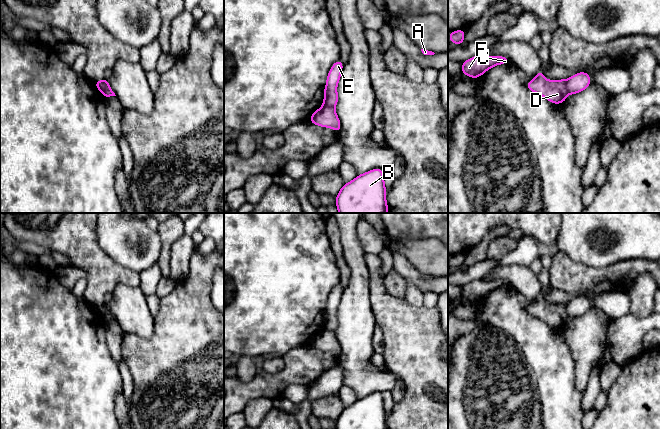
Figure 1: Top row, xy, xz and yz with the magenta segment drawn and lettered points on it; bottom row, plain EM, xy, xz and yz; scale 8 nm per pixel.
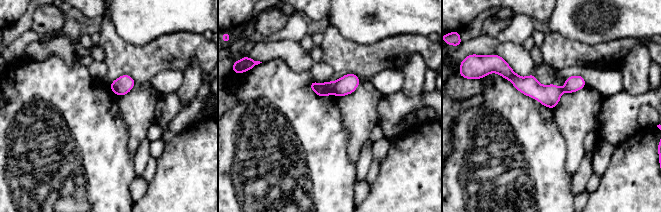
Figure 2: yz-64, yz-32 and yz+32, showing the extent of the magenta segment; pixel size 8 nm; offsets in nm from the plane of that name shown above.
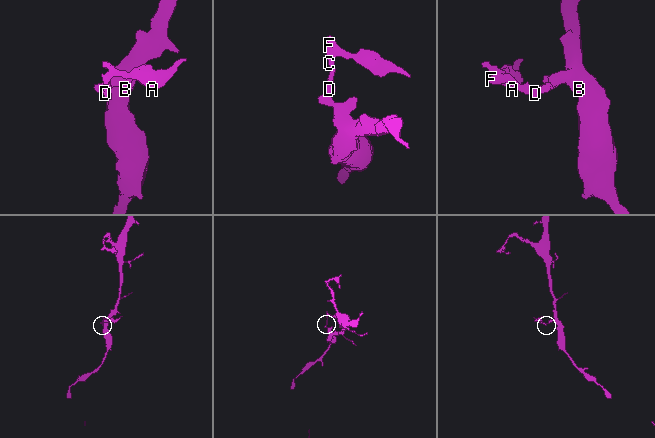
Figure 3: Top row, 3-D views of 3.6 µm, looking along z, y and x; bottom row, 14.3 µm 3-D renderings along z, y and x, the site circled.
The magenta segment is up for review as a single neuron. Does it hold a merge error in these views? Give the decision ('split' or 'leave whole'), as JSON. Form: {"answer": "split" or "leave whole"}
{"answer": "split"}

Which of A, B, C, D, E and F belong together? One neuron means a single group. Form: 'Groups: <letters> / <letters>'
Groups: A C D E F / B

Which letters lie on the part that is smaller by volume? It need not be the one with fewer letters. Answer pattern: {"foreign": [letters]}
{"foreign": ["A", "C", "D", "E", "F"]}

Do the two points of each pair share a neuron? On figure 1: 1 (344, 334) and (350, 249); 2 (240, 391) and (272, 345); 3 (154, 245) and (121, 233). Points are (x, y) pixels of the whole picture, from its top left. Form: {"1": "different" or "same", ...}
{"1": "same", "2": "different", "3": "same"}

